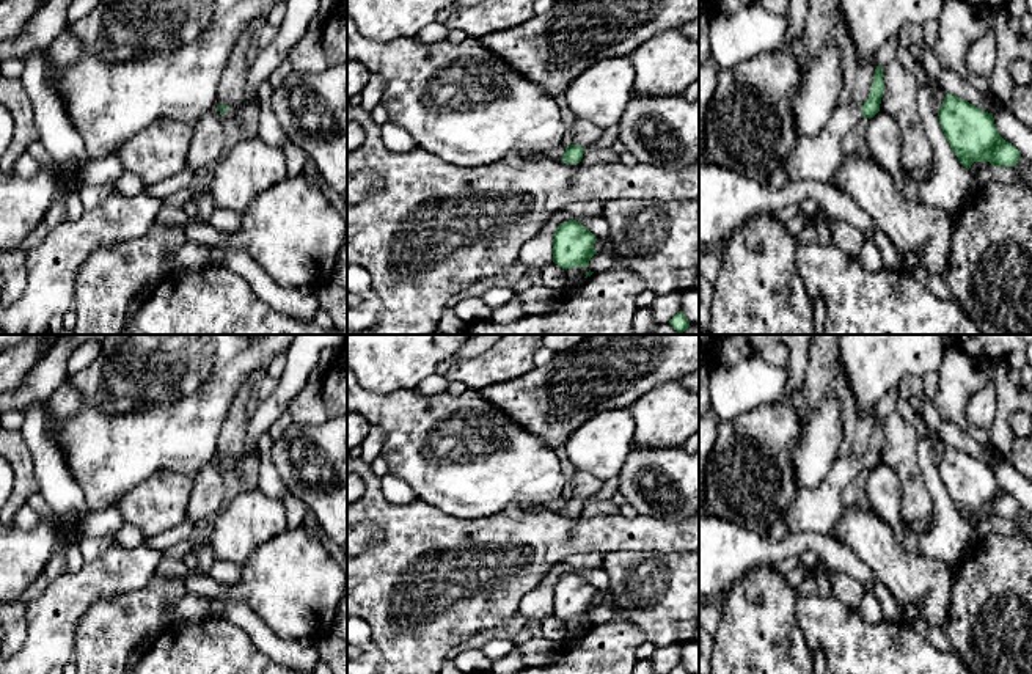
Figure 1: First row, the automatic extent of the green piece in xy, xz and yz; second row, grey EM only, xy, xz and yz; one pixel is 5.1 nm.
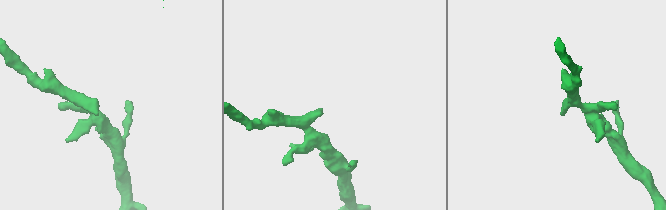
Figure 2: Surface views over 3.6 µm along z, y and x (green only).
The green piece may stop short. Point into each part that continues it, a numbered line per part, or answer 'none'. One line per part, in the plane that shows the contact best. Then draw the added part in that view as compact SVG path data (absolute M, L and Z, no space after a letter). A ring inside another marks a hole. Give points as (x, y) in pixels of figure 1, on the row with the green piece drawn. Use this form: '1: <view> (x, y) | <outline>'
1: xz (585, 134) | M576 118L572 129L573 145L586 149L602 137L602 132L603 130L598 126Z

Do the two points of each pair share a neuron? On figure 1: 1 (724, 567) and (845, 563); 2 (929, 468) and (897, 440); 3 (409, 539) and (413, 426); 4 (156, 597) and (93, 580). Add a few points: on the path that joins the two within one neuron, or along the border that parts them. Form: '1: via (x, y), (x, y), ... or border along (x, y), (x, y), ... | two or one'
1: via (754, 550), (779, 550), (797, 544), (816, 544) | one
2: border along (918, 435), (918, 465), (929, 492) | two
3: border along (418, 497), (451, 514) | two
4: border along (156, 574), (139, 589), (98, 599) | two

